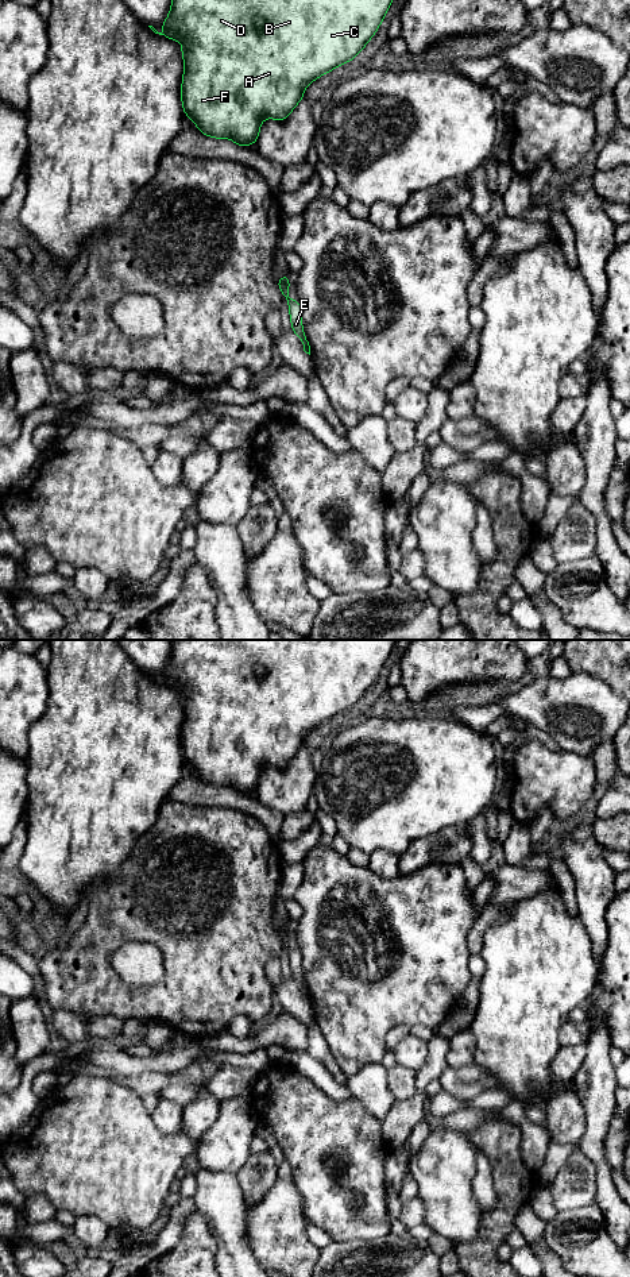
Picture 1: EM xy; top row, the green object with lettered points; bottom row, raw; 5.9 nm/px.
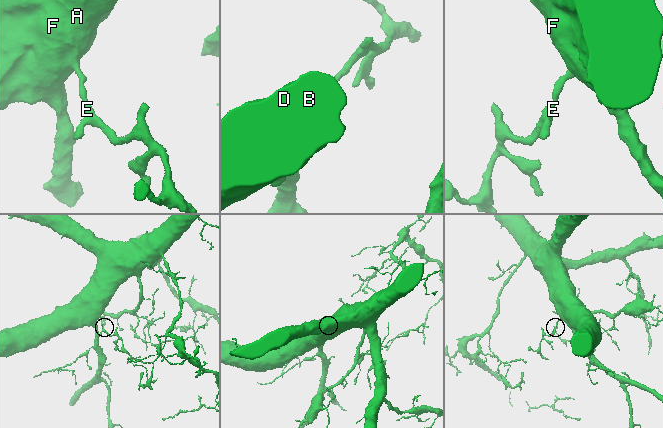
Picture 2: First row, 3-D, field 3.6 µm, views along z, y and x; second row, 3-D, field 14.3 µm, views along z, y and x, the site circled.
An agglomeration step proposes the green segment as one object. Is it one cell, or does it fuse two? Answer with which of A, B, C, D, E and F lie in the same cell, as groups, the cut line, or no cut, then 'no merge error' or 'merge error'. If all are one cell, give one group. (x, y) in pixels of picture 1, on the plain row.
A B C D E F; no cut; no merge error

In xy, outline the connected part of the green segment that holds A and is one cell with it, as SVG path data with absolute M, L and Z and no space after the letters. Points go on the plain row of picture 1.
M171 640L171 657L167 663L167 667L163 670L162 675L163 679L158 680L152 674L148 674L155 682L167 684L173 687L182 698L183 705L183 725L182 725L182 734L181 734L181 748L183 755L183 761L192 767L192 769L198 775L201 782L205 782L210 786L227 786L233 788L240 795L246 795L247 792L255 792L259 784L262 769L266 765L274 768L285 768L295 753L304 746L305 736L318 725L324 724L328 719L332 719L339 713L351 710L362 698L363 695L371 688L372 683L378 679L391 649L395 647L397 640Z

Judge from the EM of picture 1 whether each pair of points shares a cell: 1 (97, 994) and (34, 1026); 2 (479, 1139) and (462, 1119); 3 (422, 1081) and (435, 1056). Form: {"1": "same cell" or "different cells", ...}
{"1": "different cells", "2": "different cells", "3": "same cell"}

